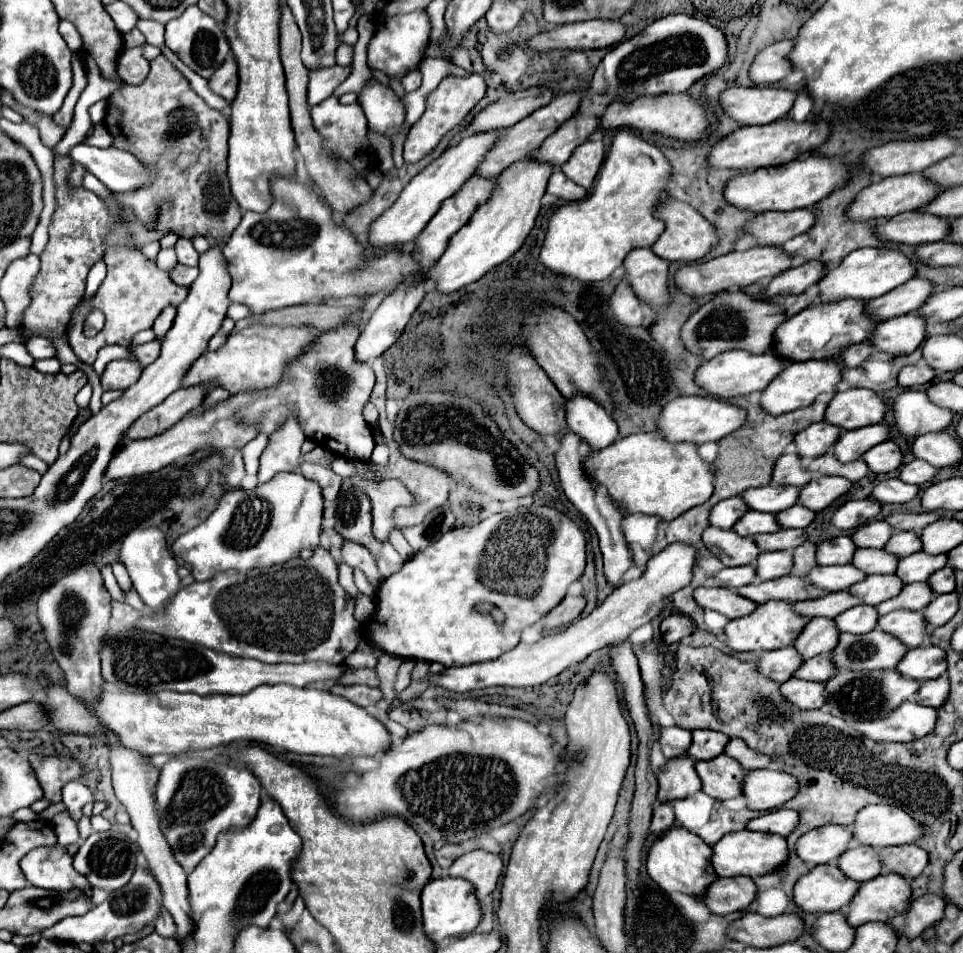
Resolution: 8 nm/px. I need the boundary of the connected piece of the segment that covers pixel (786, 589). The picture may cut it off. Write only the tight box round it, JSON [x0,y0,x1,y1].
[737,576,827,604]

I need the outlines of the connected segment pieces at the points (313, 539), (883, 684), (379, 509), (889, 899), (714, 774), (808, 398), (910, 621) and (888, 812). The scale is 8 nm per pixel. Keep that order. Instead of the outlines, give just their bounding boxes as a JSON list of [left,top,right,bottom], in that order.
[[173,472,323,580],[825,670,921,720],[351,478,415,542],[845,874,911,926],[697,754,745,800],[761,360,841,416],[877,610,931,648],[851,804,927,848]]

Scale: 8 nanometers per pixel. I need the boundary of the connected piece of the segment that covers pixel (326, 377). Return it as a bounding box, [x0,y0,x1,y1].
[103,324,375,480]

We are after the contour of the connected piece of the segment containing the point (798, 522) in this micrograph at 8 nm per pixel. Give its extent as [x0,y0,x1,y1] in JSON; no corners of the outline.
[777,504,817,528]

